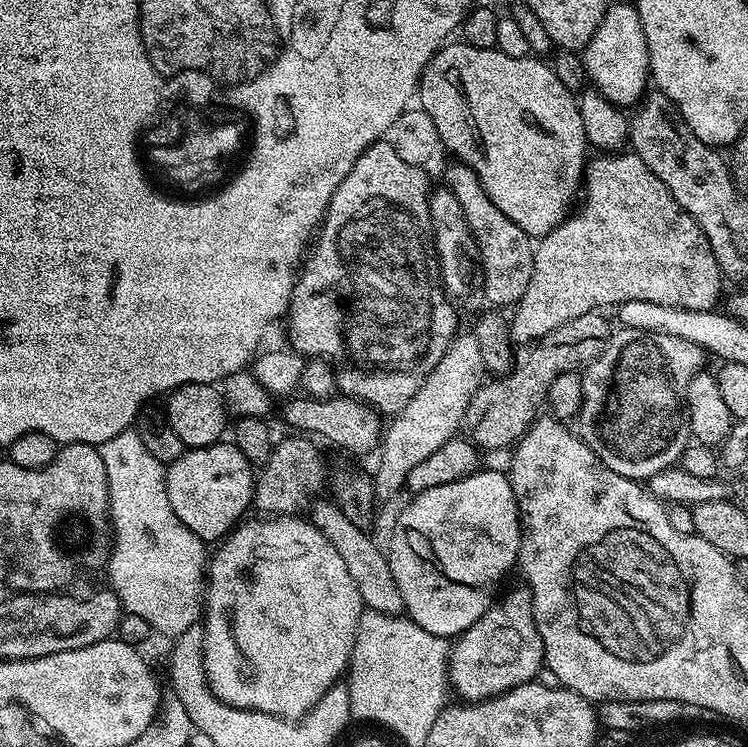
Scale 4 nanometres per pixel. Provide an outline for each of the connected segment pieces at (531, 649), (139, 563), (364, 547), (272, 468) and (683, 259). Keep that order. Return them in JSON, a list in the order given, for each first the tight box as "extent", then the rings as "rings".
[{"extent":[448,586,545,702],"rings":[[[526,586],[505,591],[467,630],[455,637],[448,654],[448,683],[464,702],[479,702],[500,696],[512,688],[535,681],[545,667],[544,647],[532,613],[532,592]]]},{"extent":[99,430,210,638],"rings":[[[135,430],[114,434],[114,438],[103,441],[99,449],[102,466],[106,466],[108,517],[112,520],[112,553],[106,561],[111,591],[115,592],[125,613],[133,612],[154,631],[175,638],[201,619],[202,601],[206,596],[206,569],[210,563],[209,549],[204,549],[207,548],[206,542],[198,538],[198,534],[194,534],[178,514],[174,514],[166,490],[168,473],[165,465],[150,455]]]},{"extent":[310,502,406,616],"rings":[[[327,502],[321,508],[311,509],[310,522],[338,550],[338,555],[342,557],[342,562],[346,562],[346,570],[350,570],[350,578],[354,578],[354,586],[358,586],[358,594],[362,598],[365,609],[372,609],[390,616],[401,615],[405,611],[406,605],[402,594],[398,590],[398,582],[394,582],[394,574],[388,565],[388,557],[385,549],[380,548],[368,537],[369,533],[363,528],[354,526],[346,514],[336,507],[335,503]]]},{"extent":[254,434,325,516],"rings":[[[292,434],[289,440],[284,440],[281,444],[279,441],[273,447],[269,460],[259,469],[254,480],[254,504],[264,511],[261,513],[286,516],[303,513],[303,508],[309,507],[308,492],[318,491],[323,484],[325,487],[324,456],[311,442],[313,443],[307,435]]]},{"extent":[510,150,722,345],"rings":[[[617,150],[611,154],[596,154],[587,161],[584,178],[582,181],[582,200],[584,196],[584,205],[580,212],[573,211],[560,225],[554,230],[547,232],[545,236],[539,237],[538,243],[534,248],[534,270],[530,274],[530,286],[526,286],[526,294],[522,294],[519,304],[515,305],[513,316],[510,316],[510,331],[512,334],[513,345],[520,344],[531,345],[533,342],[539,342],[546,334],[550,334],[558,326],[570,322],[574,318],[582,318],[582,314],[604,310],[607,304],[619,306],[626,302],[634,302],[635,299],[645,300],[650,303],[658,303],[660,306],[676,307],[682,310],[692,311],[710,311],[721,303],[722,292],[720,296],[720,284],[722,277],[718,262],[714,262],[714,250],[710,250],[710,242],[702,234],[698,222],[690,218],[690,214],[681,212],[676,199],[666,190],[662,178],[638,158],[638,154],[631,150]]]}]

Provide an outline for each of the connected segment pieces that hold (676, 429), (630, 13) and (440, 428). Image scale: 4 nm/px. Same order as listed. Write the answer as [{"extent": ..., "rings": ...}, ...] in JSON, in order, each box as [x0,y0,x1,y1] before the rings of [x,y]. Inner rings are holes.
[{"extent":[578,327,706,482],"rings":[[[621,327],[620,333],[613,335],[608,342],[608,349],[602,353],[593,364],[589,364],[583,369],[582,379],[582,406],[578,413],[578,421],[580,420],[580,428],[578,427],[578,435],[580,439],[586,442],[586,446],[590,446],[590,450],[596,456],[596,459],[601,460],[604,465],[610,470],[614,470],[614,474],[622,474],[626,478],[637,482],[647,482],[651,480],[654,474],[658,474],[662,470],[673,467],[679,461],[680,455],[684,453],[685,448],[690,443],[692,431],[688,425],[688,406],[686,397],[688,395],[688,387],[693,378],[705,367],[704,358],[706,352],[703,348],[695,345],[694,342],[678,338],[671,334],[650,333],[646,330]]]},{"extent":[583,3,650,110],"rings":[[[609,3],[594,38],[583,49],[584,68],[588,71],[591,83],[611,104],[618,104],[628,110],[644,99],[650,88],[650,69],[648,66],[648,47],[646,30],[642,30],[642,18],[635,3]]]},{"extent":[372,333,485,502],"rings":[[[475,333],[456,335],[418,392],[402,411],[393,415],[390,426],[385,427],[378,449],[378,466],[372,476],[377,501],[383,502],[396,495],[407,485],[410,470],[459,433],[466,408],[483,383],[485,374],[484,359]]]}]

